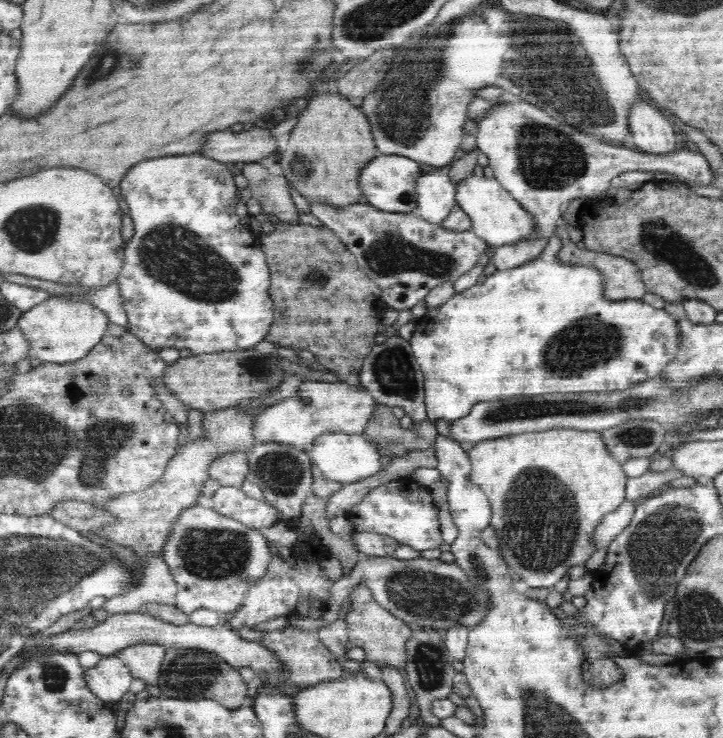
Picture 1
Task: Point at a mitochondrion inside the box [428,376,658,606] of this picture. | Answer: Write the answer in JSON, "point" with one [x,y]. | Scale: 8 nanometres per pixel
{"point":[538,543]}

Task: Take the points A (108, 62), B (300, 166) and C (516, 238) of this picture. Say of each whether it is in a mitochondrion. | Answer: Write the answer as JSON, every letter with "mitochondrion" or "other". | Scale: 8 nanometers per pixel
{"A":"mitochondrion","B":"mitochondrion","C":"other"}

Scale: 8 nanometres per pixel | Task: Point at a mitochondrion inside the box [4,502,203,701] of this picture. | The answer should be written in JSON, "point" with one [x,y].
{"point":[53,676]}

